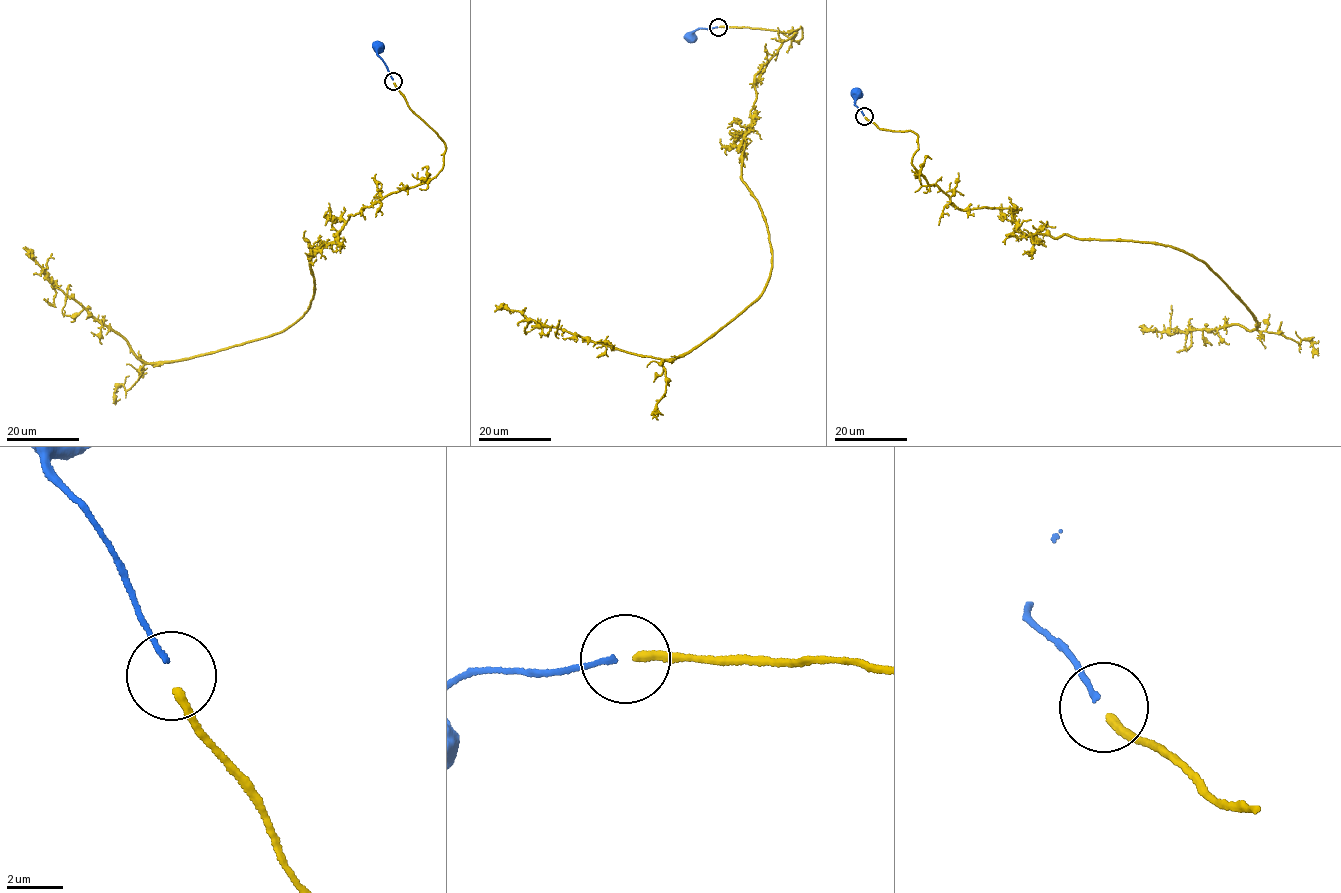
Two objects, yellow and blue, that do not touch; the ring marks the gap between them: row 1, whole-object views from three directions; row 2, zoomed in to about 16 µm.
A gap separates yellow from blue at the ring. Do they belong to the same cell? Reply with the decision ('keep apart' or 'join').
keep apart

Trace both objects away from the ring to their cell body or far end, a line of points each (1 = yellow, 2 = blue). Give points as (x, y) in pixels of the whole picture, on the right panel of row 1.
1: (865, 117), (917, 136), (912, 161), (960, 209), (1010, 208), (1028, 235), (1178, 248), (1256, 327), (1138, 327)
2: (864, 115), (854, 103), (855, 90), (858, 89)

